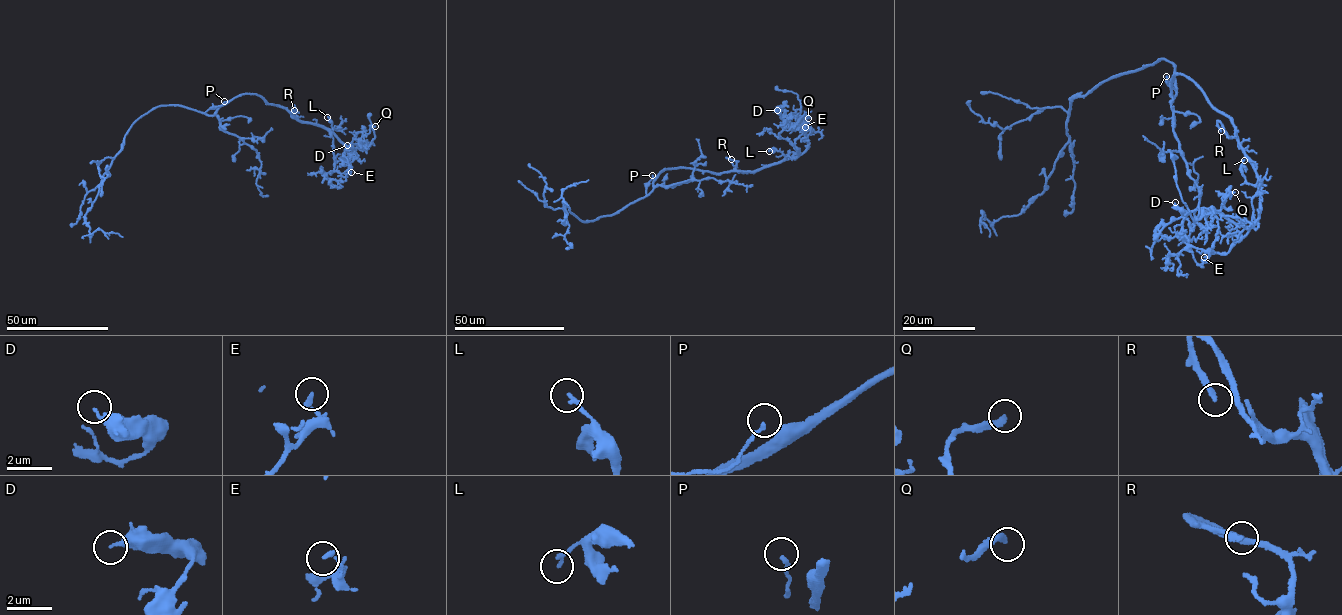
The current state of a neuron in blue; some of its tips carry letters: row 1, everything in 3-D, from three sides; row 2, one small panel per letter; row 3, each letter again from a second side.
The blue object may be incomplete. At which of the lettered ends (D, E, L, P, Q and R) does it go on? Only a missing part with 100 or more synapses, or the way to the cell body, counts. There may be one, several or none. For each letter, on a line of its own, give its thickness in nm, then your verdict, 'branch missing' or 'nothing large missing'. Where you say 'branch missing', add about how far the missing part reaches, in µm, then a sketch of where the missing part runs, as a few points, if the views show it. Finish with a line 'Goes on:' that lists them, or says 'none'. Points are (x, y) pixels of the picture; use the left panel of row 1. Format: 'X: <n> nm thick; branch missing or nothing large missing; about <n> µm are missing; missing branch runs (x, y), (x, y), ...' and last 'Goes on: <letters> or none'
D: 260 nm thick; nothing large missing
E: 190 nm thick; nothing large missing
L: 160 nm thick; nothing large missing
P: 140 nm thick; nothing large missing
Q: 280 nm thick; nothing large missing
R: 200 nm thick; branch missing; about 100 µm are missing; missing branch runs (294, 110), (305, 123), (315, 154), (328, 174), (329, 195), (346, 210), (357, 209), (364, 214)
Goes on: R

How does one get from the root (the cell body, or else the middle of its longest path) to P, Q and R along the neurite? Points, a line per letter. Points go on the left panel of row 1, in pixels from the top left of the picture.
P: (205, 113), (224, 101)
Q: (205, 113), (212, 115), (234, 97), (254, 93), (282, 106), (298, 119), (327, 128), (354, 149), (375, 126)
R: (205, 113), (212, 115), (234, 97), (251, 93), (294, 113), (293, 105), (294, 110)

